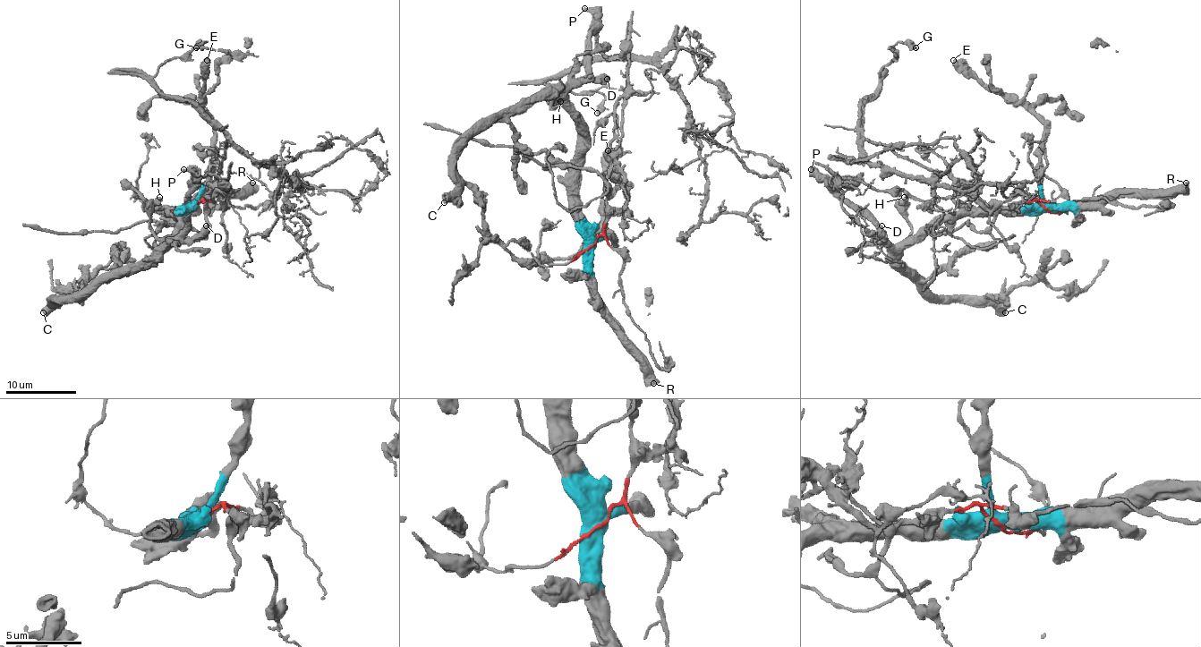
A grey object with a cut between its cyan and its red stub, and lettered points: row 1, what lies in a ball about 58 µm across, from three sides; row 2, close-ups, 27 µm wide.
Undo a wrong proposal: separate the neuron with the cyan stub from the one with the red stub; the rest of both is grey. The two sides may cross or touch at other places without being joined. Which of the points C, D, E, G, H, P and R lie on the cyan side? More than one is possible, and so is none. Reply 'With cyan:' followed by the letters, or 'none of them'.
With cyan: C, D, E, H, P, R

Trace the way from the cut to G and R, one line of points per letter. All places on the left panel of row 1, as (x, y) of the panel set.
G: (191, 209), (202, 200), (206, 209), (227, 137), (153, 79), (195, 47)
R: (191, 209), (204, 197), (232, 197), (253, 183)

